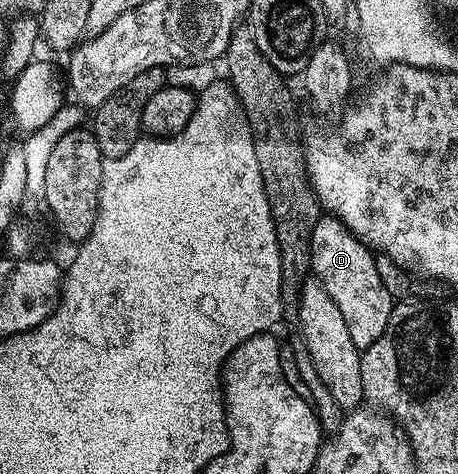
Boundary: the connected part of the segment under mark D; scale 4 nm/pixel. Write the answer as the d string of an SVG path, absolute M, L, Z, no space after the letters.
M320 214L311 238L310 270L314 278L333 297L333 305L341 309L349 337L359 352L366 351L389 325L393 300L389 289L381 285L381 273L377 273L375 255L357 236L335 215Z

